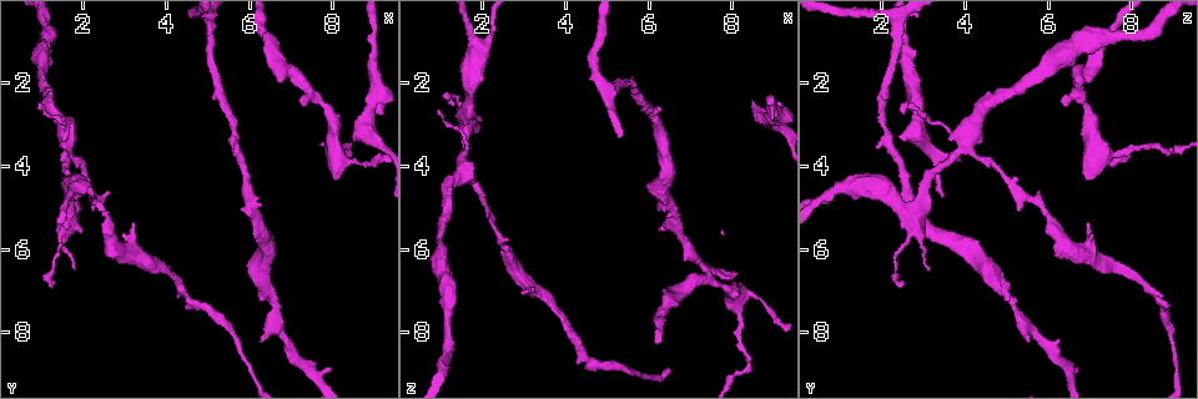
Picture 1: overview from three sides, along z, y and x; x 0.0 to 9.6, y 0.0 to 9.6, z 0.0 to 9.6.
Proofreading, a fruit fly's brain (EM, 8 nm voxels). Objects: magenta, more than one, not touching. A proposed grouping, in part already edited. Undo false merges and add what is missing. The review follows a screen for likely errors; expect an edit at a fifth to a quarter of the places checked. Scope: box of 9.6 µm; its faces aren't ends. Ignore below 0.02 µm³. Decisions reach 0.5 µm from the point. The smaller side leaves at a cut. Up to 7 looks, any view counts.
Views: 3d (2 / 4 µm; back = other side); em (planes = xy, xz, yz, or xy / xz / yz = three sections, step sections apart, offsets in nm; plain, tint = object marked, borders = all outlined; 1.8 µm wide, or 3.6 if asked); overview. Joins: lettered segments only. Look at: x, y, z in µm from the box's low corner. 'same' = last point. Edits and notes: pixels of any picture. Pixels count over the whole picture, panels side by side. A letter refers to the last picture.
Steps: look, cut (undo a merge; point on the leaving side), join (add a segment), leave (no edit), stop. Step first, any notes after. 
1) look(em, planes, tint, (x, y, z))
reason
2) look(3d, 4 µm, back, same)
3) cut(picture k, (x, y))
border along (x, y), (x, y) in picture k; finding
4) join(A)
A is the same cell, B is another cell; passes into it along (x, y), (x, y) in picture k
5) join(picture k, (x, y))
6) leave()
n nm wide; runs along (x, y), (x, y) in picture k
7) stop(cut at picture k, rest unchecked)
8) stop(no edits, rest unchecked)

look(em, yz, step 4, tint, (1.60, 5.15, 2.55))
abrupt turn

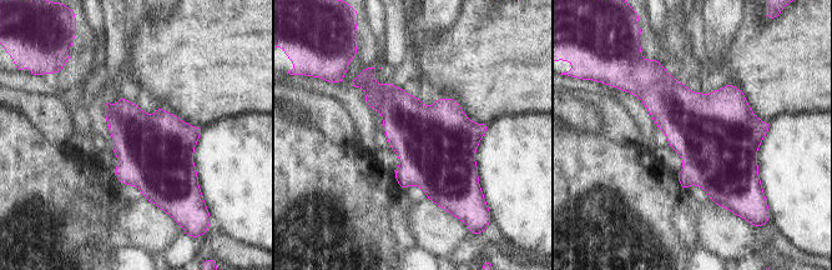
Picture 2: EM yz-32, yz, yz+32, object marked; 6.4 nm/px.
look(em, planes, borders, same)
cut it another way

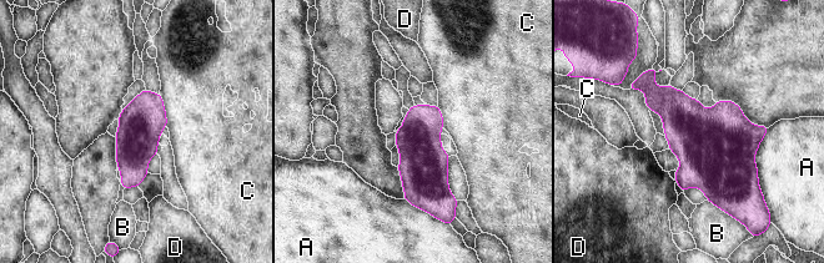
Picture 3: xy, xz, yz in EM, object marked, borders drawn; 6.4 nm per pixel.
leave()
A, B, C and D are other cells; border along (159, 94), (164, 106), (166, 126) in picture 3; all the same neuron

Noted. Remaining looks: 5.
look(3d, 4 µm, (1.60, 3.60, 4.00))
sharp bend

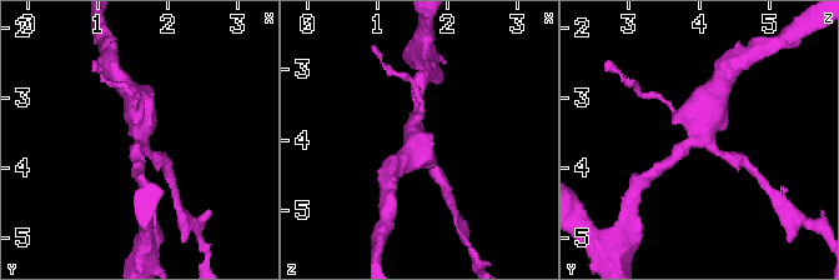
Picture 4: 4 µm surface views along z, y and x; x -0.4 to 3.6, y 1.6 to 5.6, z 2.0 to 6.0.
look(em, xy, step 4, tint, (1.60, 3.60, 3.95))
shape alone is not enough

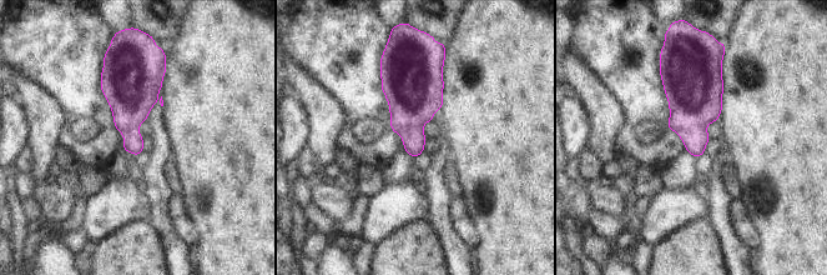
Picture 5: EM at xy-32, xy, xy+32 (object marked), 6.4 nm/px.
look(em, planes, borders, same)

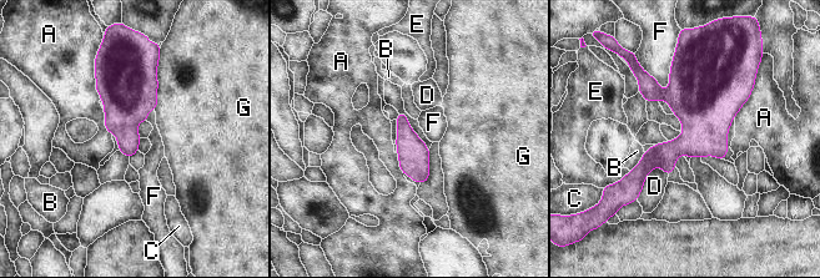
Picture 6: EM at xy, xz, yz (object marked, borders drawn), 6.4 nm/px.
leave()
200 nm wide; A, B, C, D, E, F and G are other cells; border along (94, 60), (95, 90), (101, 99) in picture 6; one neuron here

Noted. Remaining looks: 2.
look(em, xy, step 4, tint, (7.15, 2.45, 6.30))
branch stops here

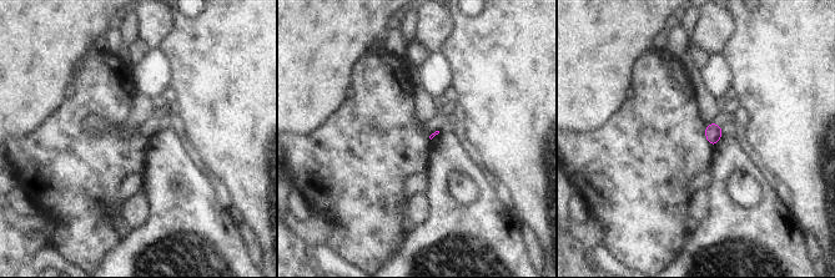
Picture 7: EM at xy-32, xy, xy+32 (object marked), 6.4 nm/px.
look(em, xz, step 16, borders, same)

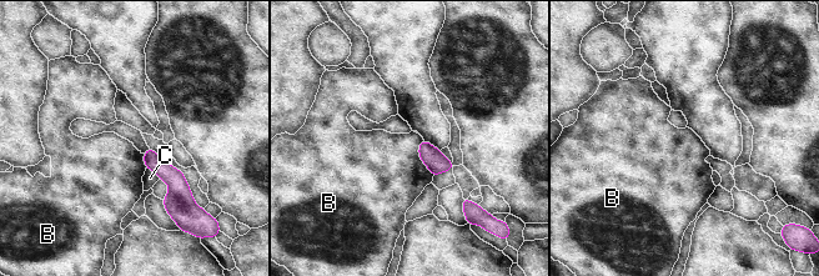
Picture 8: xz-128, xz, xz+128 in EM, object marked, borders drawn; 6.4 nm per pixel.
leave()
120 nm wide; B and C are other cells; border along (422, 140), (418, 157), (433, 175) in picture 8; no lettered segment goes on from it

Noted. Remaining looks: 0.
stop(no edits, rest unchecked)

